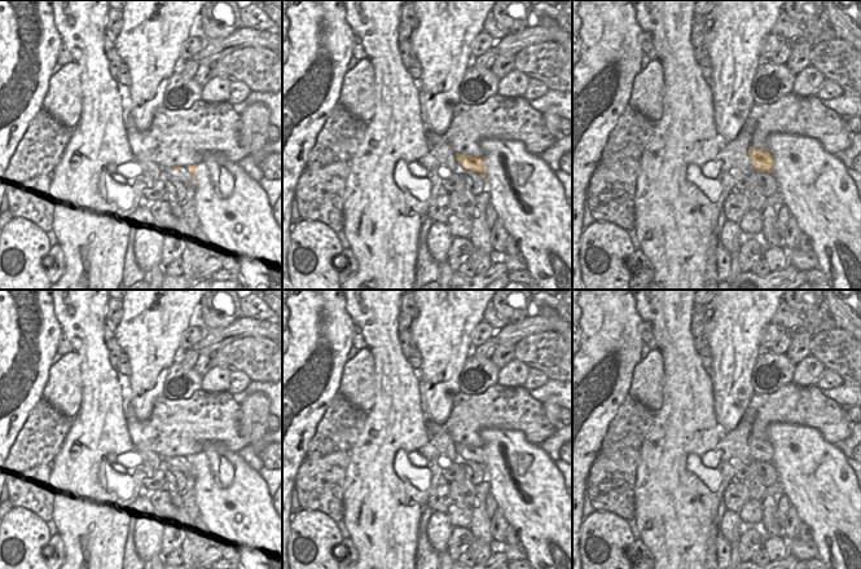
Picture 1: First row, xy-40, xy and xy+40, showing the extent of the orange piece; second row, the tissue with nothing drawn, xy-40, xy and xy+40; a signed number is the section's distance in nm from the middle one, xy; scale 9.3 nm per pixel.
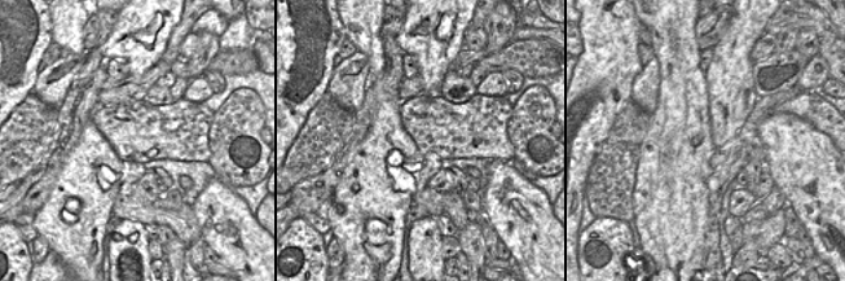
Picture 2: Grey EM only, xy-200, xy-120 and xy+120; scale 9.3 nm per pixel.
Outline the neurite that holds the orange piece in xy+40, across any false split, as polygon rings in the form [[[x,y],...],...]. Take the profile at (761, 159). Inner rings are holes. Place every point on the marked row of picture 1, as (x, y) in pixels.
[[[750,147],[750,160],[755,171],[773,172],[774,160],[769,150]]]

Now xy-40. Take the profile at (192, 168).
[[[196,164],[176,166],[167,171],[168,176],[176,177],[184,182],[185,186],[196,190]]]

